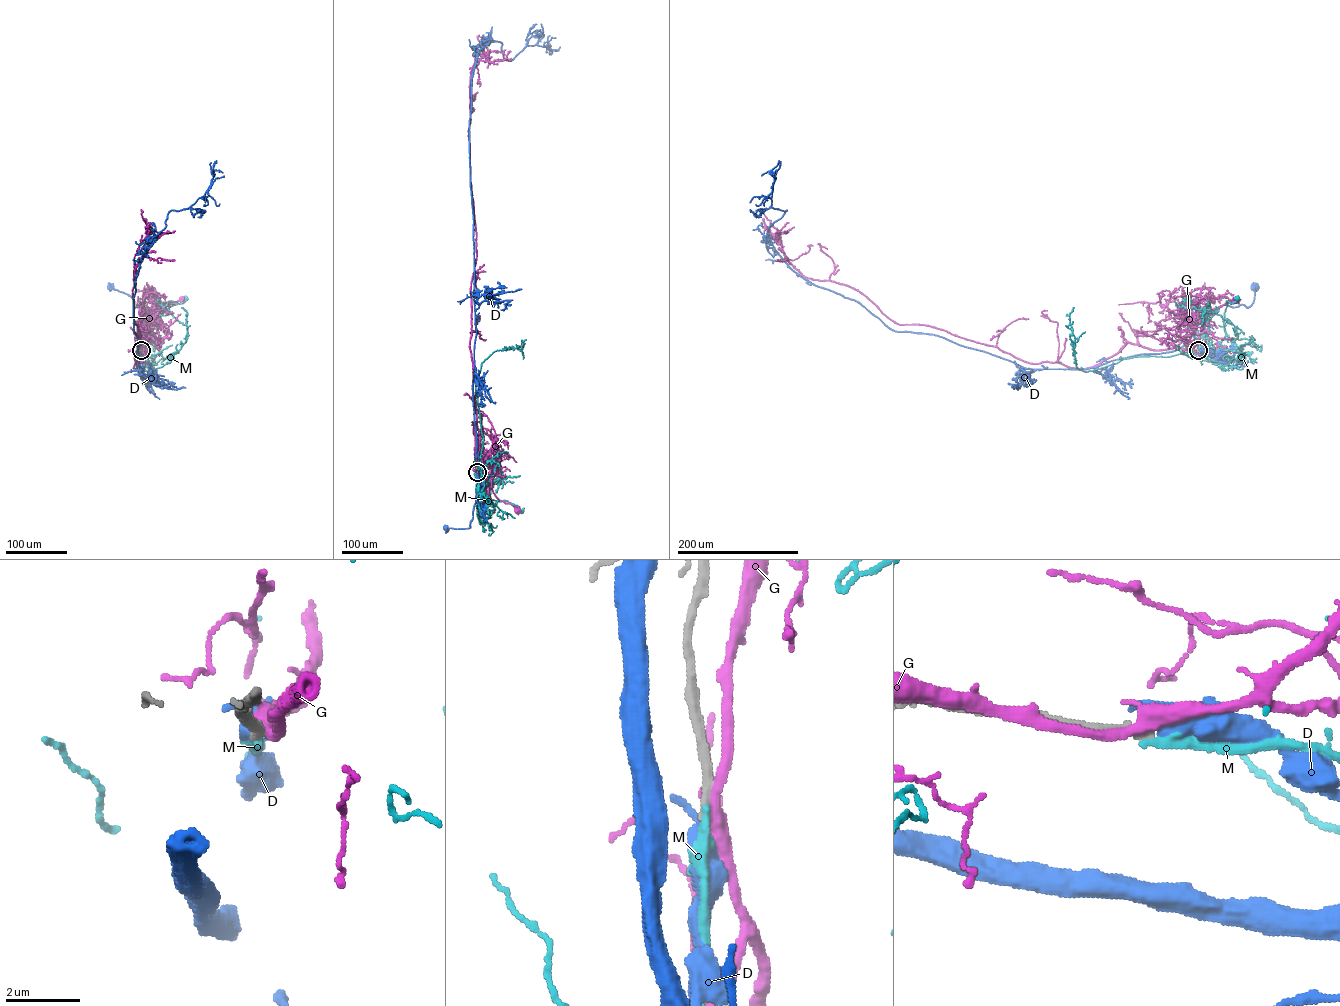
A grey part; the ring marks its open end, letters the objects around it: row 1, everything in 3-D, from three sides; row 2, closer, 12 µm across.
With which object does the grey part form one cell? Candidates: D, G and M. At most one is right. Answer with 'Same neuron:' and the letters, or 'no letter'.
Same neuron: M

